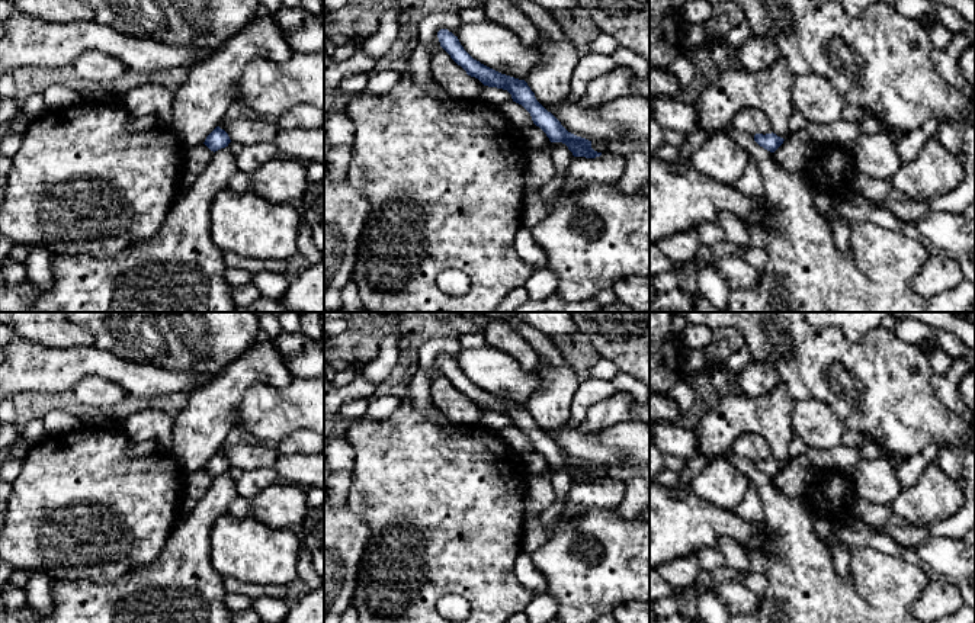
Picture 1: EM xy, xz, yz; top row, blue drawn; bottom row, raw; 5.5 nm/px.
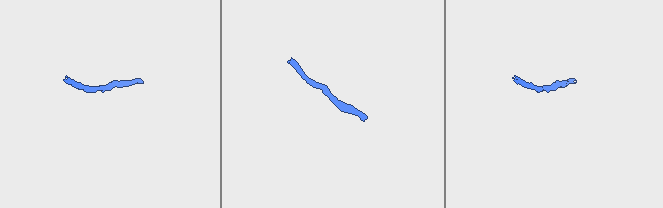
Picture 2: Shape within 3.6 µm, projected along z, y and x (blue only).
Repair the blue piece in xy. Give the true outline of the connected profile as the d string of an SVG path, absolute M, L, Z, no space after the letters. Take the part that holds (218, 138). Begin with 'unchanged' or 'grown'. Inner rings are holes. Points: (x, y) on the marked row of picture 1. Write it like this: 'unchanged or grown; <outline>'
unchanged; M217 126L205 139L205 145L211 150L211 151L218 151L221 148L228 147L228 144L231 142L228 134L221 129L219 126Z

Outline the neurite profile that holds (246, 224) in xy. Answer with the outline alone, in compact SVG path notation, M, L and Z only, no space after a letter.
M225 187L211 205L211 235L217 247L257 260L286 261L298 253L299 215L291 205L272 203L254 192Z

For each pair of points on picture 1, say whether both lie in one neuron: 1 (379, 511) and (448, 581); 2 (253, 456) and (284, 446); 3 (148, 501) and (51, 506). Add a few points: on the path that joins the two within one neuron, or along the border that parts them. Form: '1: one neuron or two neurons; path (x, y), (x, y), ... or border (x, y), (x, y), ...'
1: one neuron; path (394, 529), (403, 530), (435, 562)
2: two neurons; border (275, 446), (288, 455), (308, 455)
3: one neuron; path (124, 501), (76, 504)

